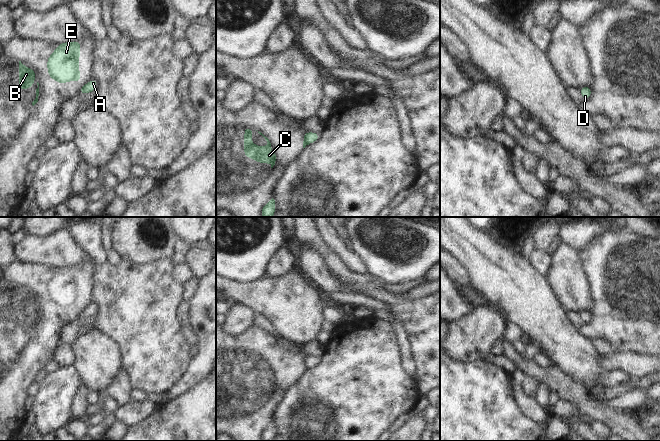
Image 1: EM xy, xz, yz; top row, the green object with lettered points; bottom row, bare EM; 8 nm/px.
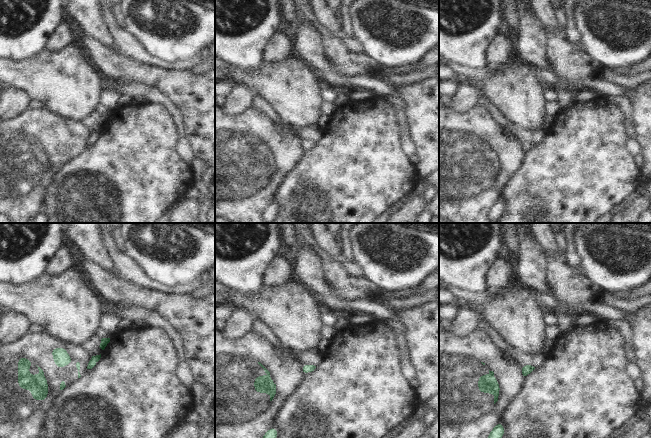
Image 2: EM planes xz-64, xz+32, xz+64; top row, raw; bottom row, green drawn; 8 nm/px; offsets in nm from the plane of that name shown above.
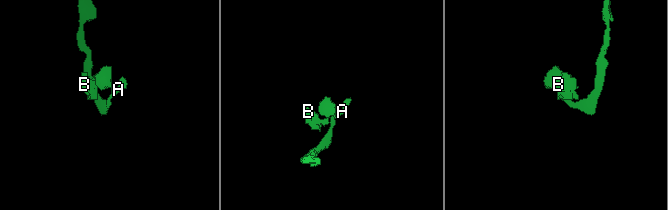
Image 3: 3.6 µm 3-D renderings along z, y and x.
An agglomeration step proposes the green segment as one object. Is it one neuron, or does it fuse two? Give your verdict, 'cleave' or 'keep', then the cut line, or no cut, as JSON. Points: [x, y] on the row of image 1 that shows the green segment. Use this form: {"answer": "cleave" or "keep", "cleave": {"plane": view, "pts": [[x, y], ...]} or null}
{"answer": "cleave", "cleave": {"plane": "xz", "pts": [[306, 132], [304, 136]]}}

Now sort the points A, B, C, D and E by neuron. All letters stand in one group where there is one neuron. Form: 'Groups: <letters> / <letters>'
Groups: A D / B C E

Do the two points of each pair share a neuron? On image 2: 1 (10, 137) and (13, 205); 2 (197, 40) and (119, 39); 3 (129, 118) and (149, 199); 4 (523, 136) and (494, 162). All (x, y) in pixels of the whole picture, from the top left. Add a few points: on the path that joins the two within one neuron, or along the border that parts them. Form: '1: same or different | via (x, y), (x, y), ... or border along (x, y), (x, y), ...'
1: same | via (10, 154), (10, 179), (13, 183), (13, 188)
2: different | border along (123, 28), (152, 56)
3: same | via (134, 138), (134, 179)
4: different | border along (500, 126), (512, 133), (522, 143)

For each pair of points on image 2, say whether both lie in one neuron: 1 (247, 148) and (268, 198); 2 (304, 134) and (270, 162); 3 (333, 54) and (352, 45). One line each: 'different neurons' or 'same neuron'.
1: same neuron
2: different neurons
3: different neurons

